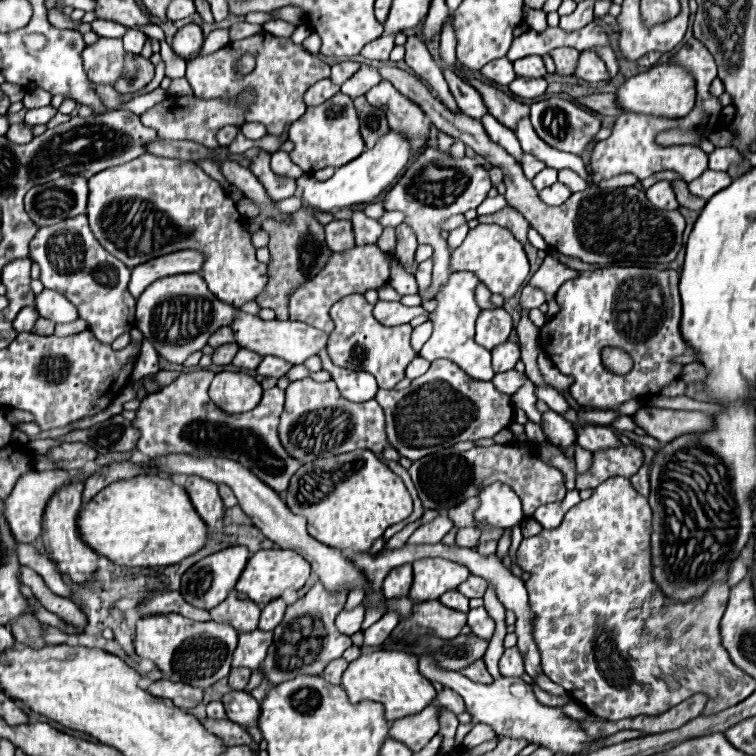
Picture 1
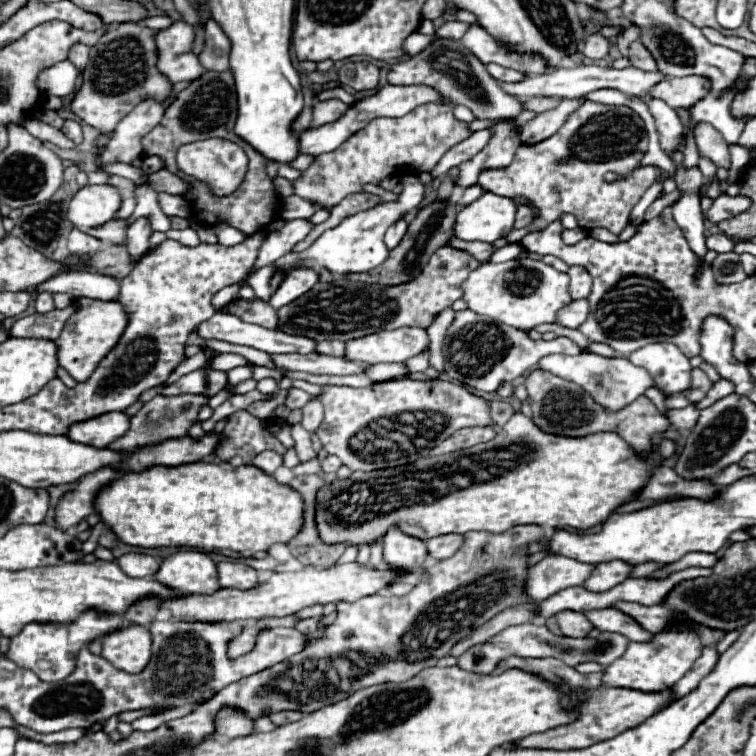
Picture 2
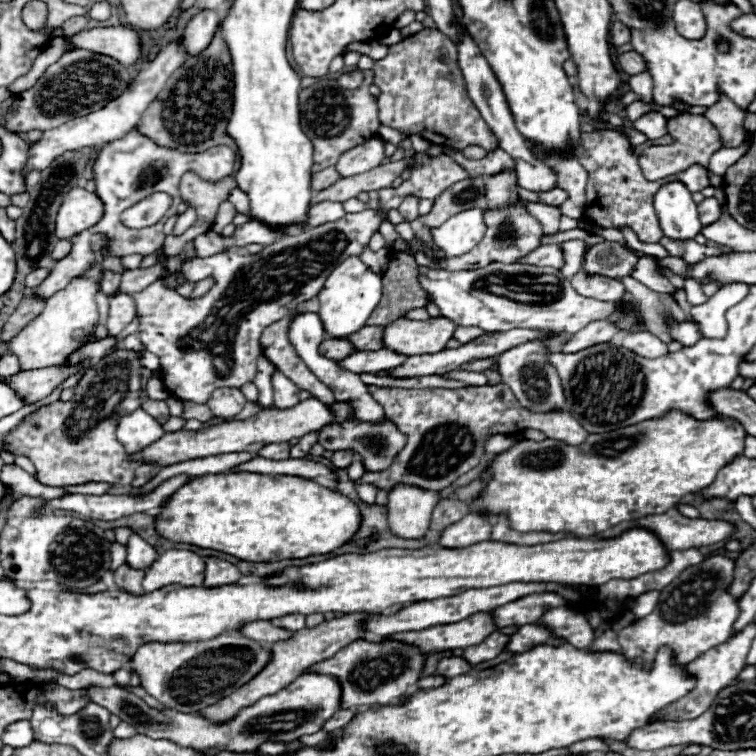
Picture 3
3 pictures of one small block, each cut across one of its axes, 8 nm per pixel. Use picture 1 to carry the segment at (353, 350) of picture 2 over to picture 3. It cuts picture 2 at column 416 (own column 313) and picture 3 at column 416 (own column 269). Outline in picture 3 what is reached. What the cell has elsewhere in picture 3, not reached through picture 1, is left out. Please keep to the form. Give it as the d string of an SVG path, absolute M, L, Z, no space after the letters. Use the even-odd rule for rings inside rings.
M442 316L420 320L398 318L384 330L384 348L416 356L416 354L434 354L446 348L446 342L454 336L456 324Z

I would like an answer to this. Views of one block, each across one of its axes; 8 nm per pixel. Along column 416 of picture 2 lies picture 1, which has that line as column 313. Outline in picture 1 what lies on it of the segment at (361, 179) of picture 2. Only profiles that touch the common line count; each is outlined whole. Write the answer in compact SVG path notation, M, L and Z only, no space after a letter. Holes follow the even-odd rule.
M338 92L336 96L332 96L332 100L326 100L316 108L308 108L290 126L288 140L294 142L294 150L290 152L292 162L308 174L326 166L340 168L364 152L364 140L358 130L358 116L354 112L352 98L344 96L342 92Z

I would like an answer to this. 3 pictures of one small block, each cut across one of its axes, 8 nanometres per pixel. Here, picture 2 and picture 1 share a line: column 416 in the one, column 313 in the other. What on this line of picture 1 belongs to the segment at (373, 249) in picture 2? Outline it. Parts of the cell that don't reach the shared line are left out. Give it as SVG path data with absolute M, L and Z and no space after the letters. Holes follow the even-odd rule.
M388 130L372 150L366 150L356 160L344 164L334 172L334 176L326 182L316 182L312 176L302 176L298 180L298 188L302 188L302 198L308 206L320 212L338 212L340 208L356 208L374 202L378 194L392 186L396 176L404 170L410 158L410 144L408 138L396 130Z

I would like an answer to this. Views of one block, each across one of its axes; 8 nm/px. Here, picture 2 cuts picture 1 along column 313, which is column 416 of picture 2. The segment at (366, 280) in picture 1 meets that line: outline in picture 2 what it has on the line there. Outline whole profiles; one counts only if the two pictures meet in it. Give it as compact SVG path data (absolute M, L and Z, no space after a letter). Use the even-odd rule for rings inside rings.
M444 246L430 258L422 274L408 284L380 286L350 282L348 278L334 278L328 284L318 282L310 292L278 310L280 332L306 336L322 342L354 340L366 334L376 334L382 330L394 330L402 326L428 328L436 314L440 314L444 308L450 308L452 302L462 296L462 292L456 290L456 284L466 280L466 276L478 266L480 262L468 252Z

